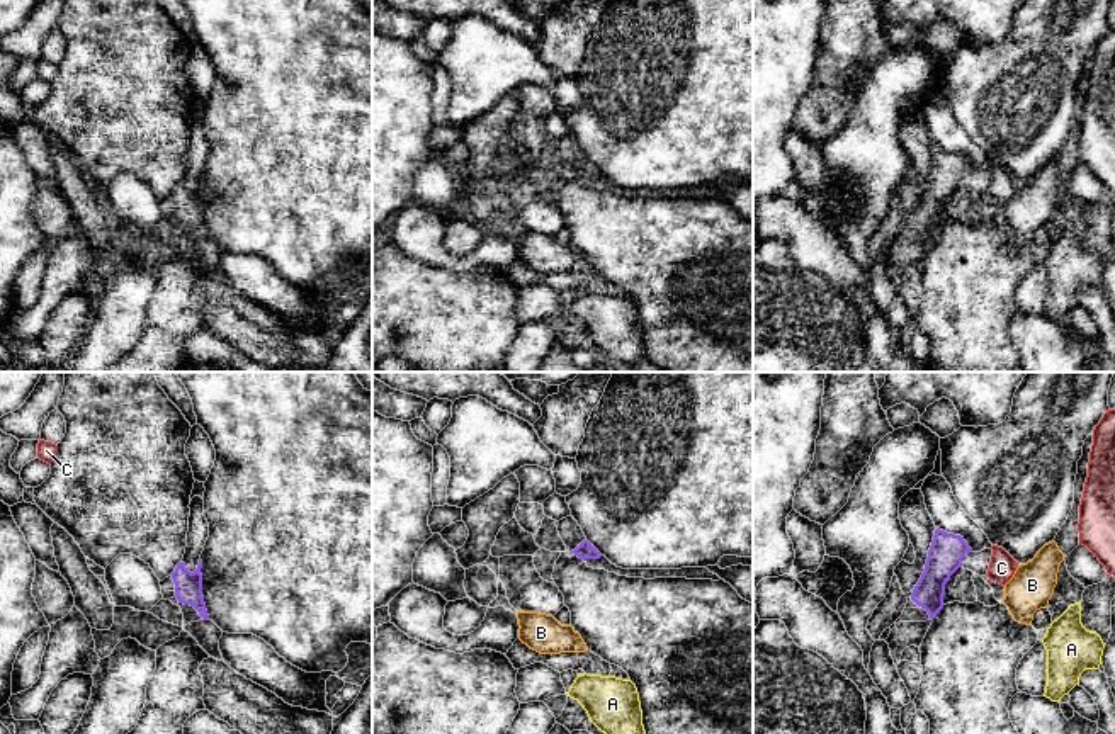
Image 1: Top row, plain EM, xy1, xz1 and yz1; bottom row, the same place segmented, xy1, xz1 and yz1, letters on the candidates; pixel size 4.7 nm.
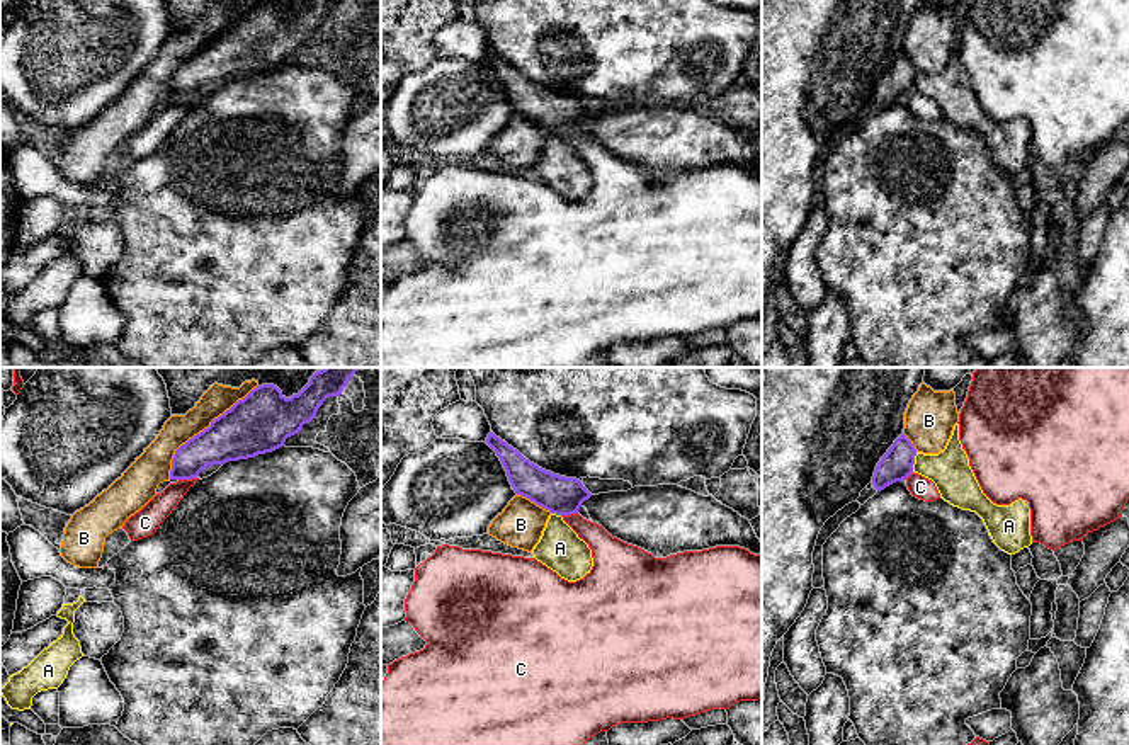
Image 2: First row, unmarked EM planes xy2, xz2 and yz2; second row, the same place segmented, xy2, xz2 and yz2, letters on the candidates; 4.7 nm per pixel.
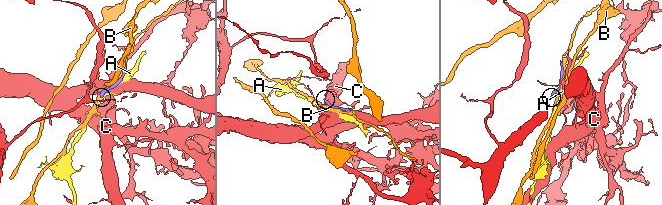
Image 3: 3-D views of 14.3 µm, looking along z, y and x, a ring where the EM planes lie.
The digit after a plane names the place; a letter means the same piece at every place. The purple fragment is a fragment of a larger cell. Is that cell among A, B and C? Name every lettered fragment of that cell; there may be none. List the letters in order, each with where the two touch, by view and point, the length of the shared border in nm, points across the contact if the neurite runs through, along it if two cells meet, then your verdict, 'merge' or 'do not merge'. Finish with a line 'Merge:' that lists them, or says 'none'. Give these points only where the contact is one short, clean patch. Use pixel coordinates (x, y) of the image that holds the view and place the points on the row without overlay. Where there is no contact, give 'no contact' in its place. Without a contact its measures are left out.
A: yz2 (913, 82) | 100 nm | do not merge
B: xy2 (204, 48) | 600 nm | do not merge
C: xy2 (187, 97) | 90 nm | along xy2 (196, 96), (179, 99) | do not merge
Merge: none

